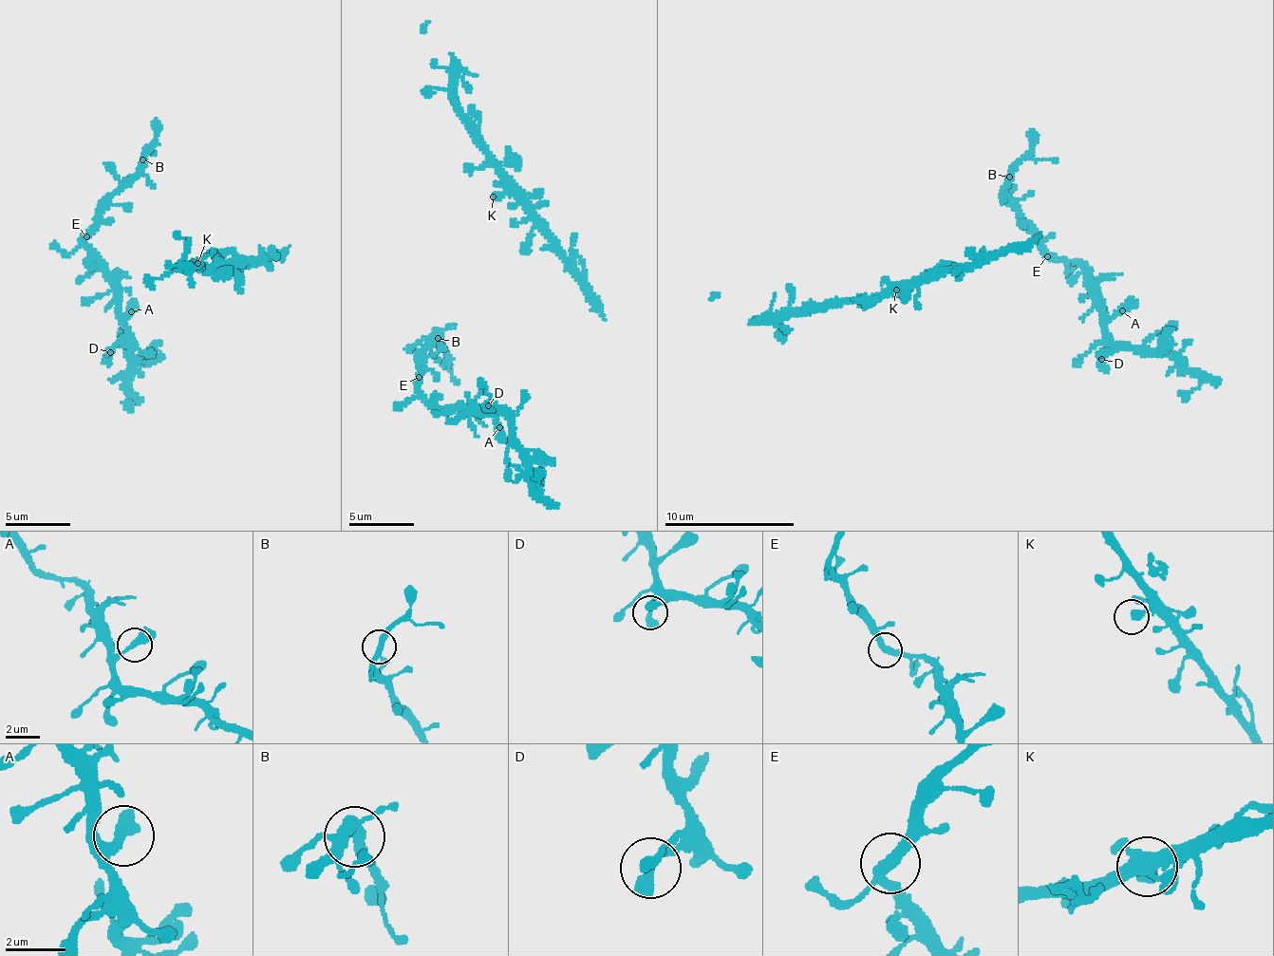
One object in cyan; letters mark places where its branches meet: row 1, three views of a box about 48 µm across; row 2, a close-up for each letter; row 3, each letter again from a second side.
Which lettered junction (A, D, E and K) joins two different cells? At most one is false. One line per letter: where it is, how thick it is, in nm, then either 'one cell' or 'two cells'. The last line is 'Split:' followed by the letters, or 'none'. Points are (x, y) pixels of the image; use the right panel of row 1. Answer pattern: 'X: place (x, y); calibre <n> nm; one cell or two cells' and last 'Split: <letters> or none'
A: place (1122, 310); calibre 360 nm; one cell
D: place (1101, 359); calibre 480 nm; one cell
E: place (1047, 256); calibre 360 nm; one cell
K: place (896, 290); calibre 420 nm; one cell
Split: none

